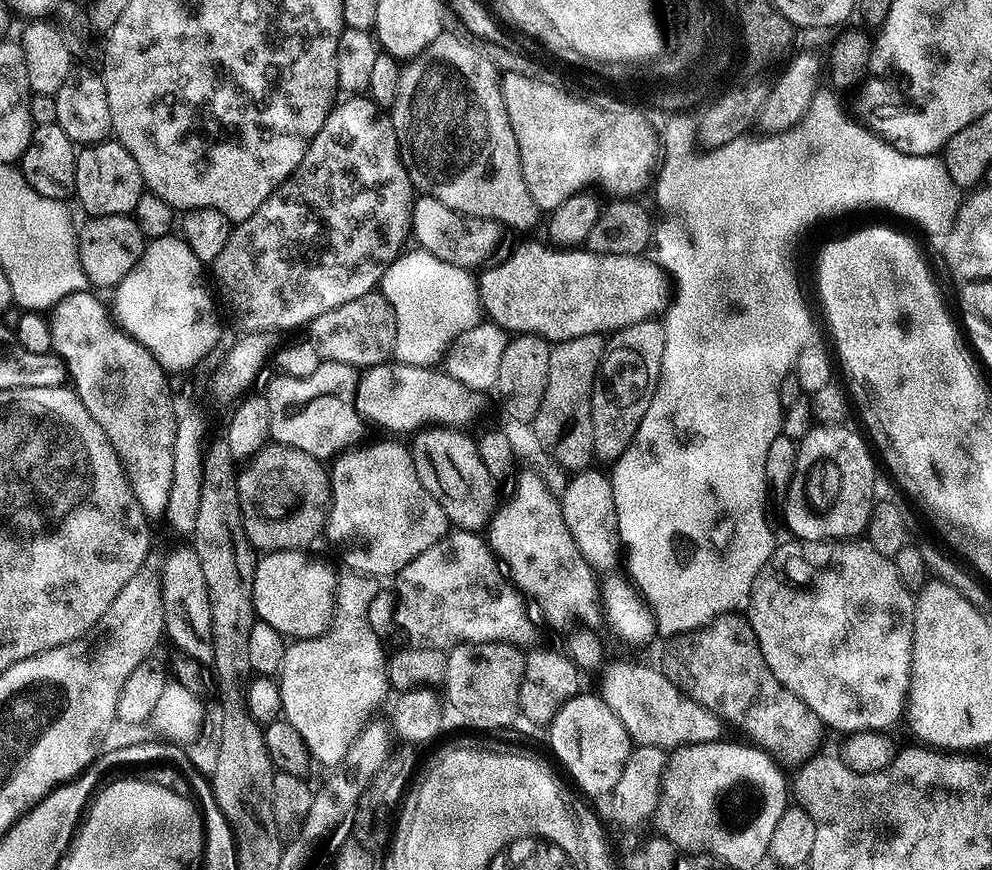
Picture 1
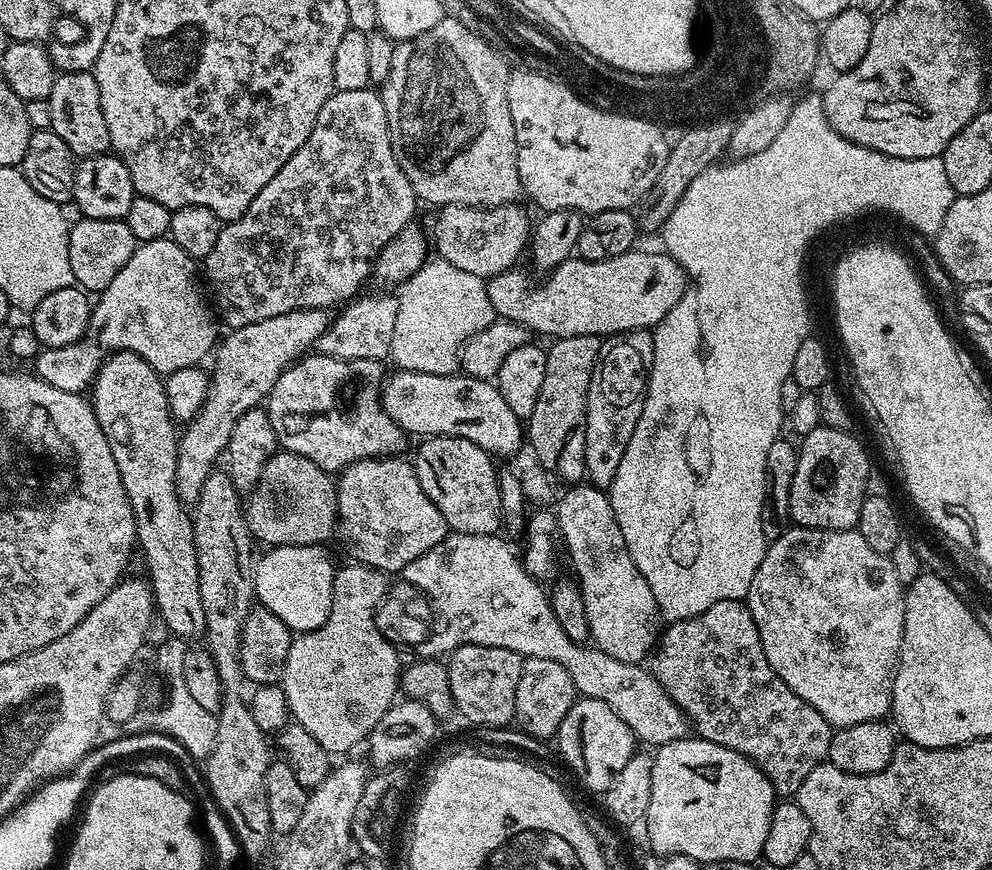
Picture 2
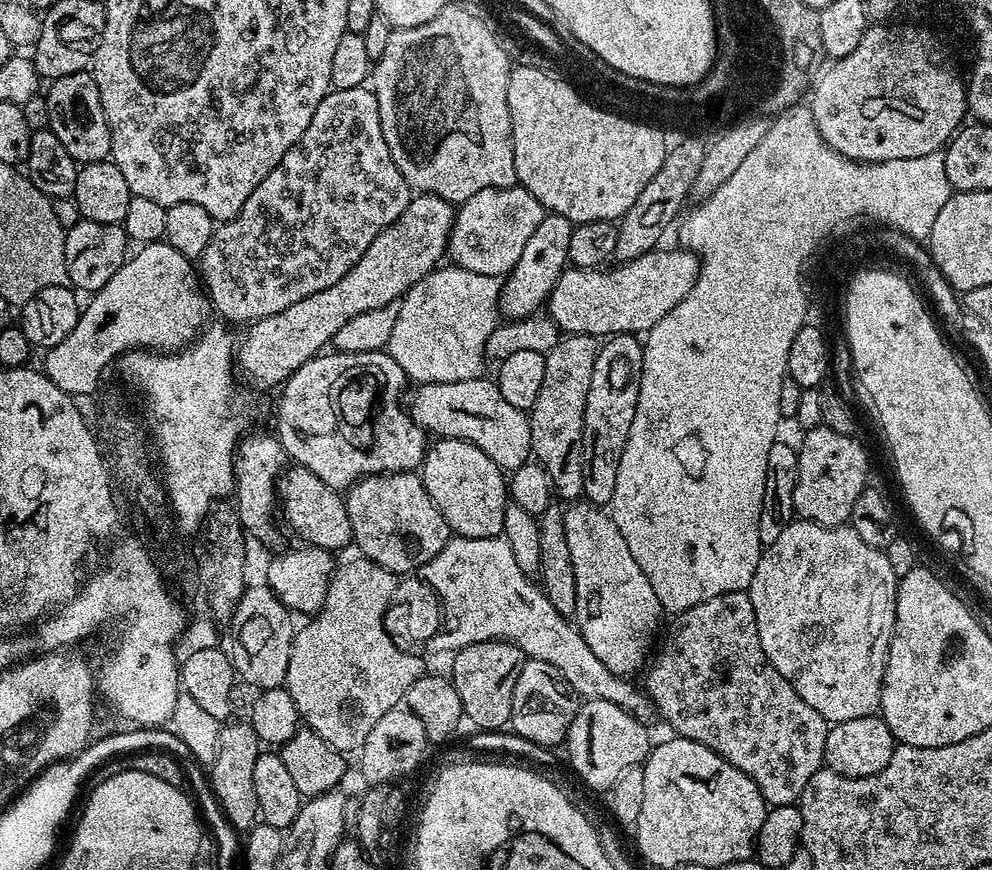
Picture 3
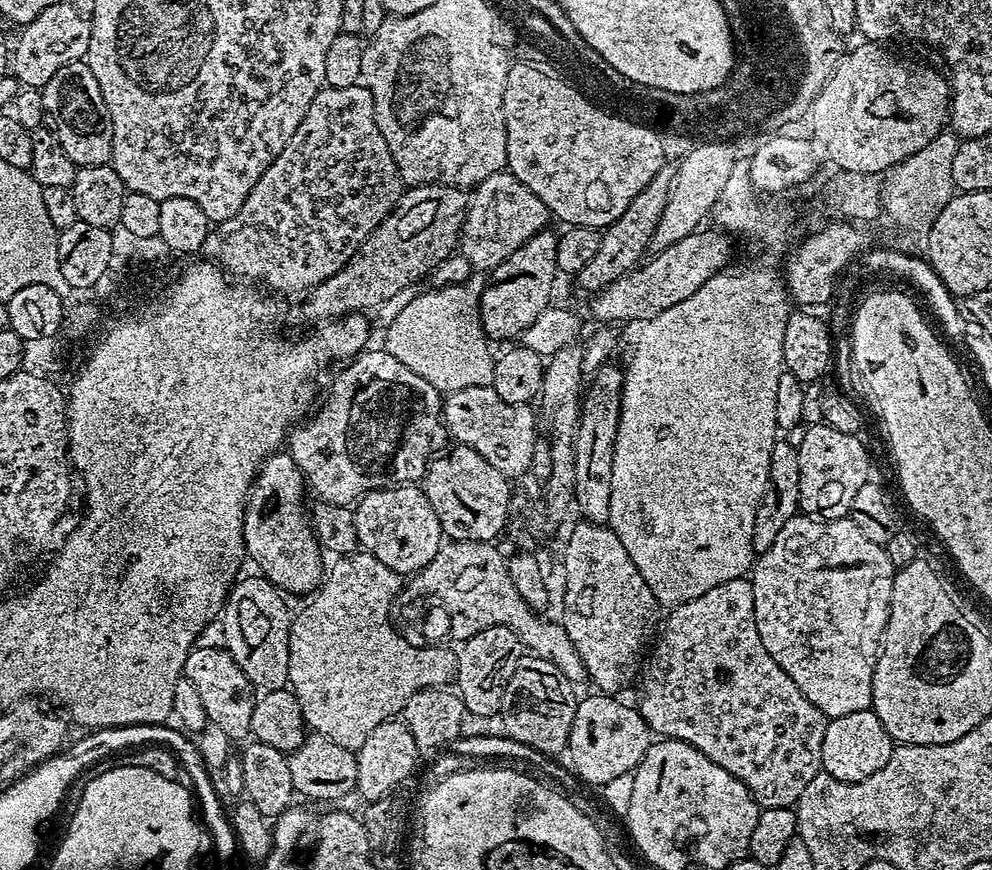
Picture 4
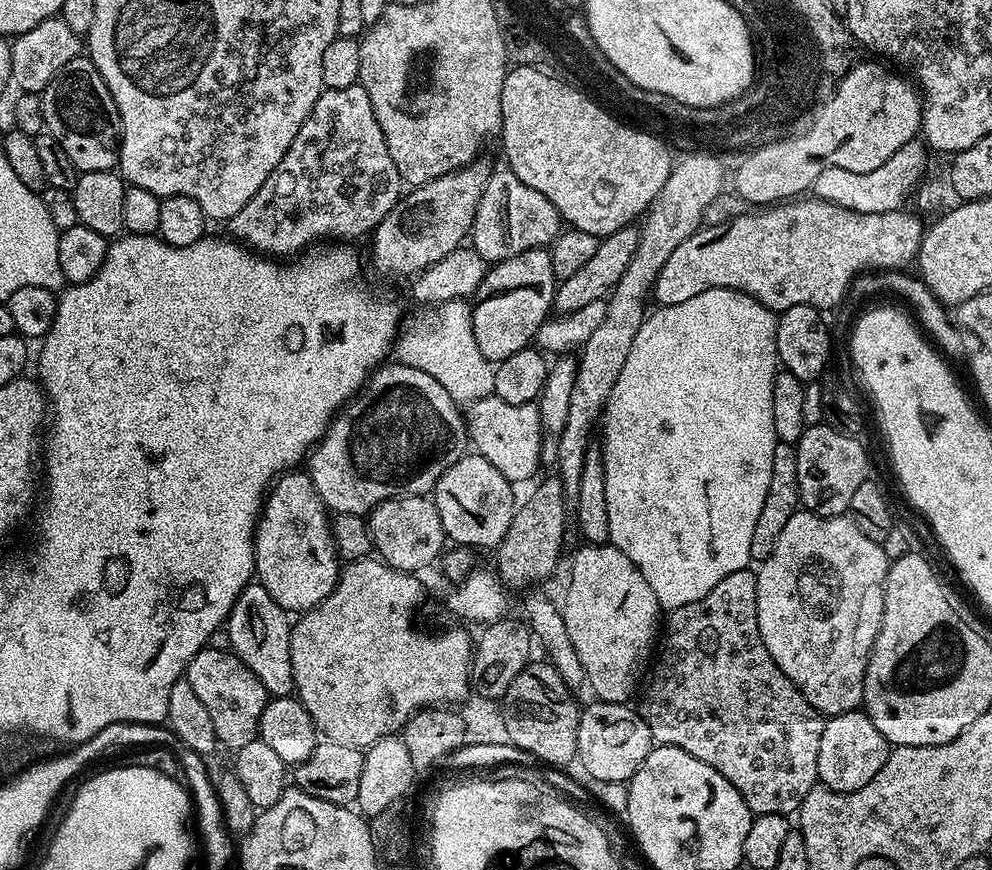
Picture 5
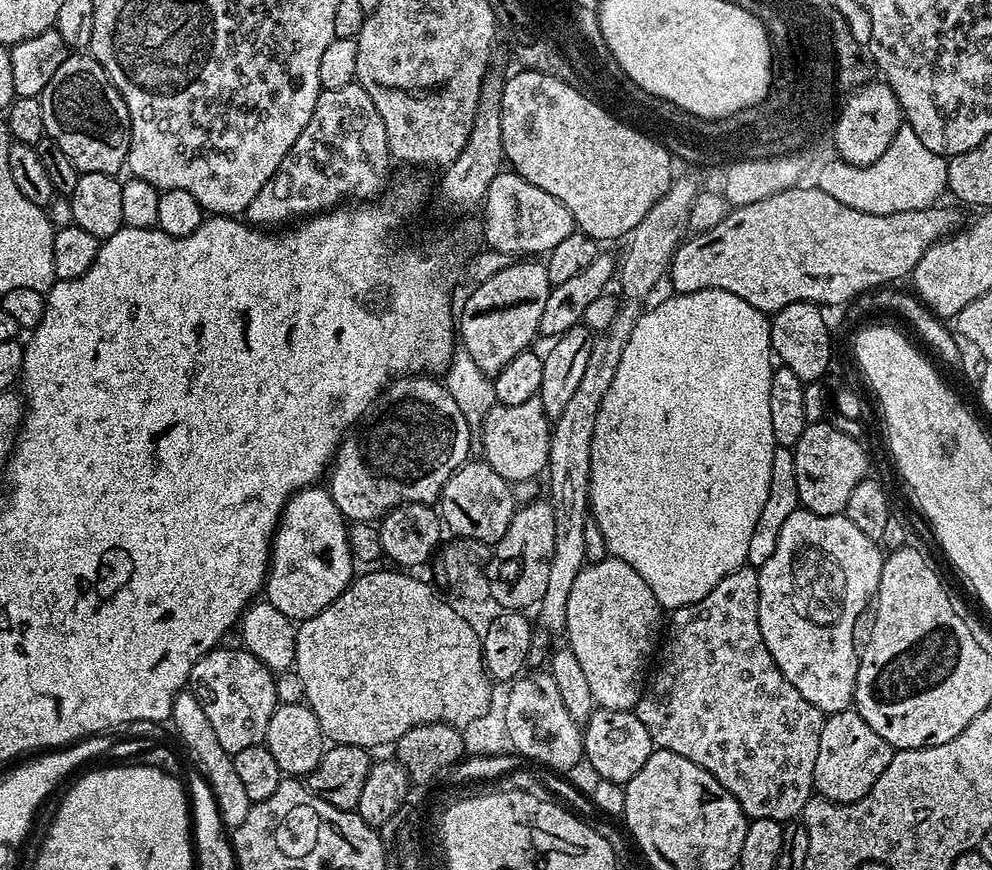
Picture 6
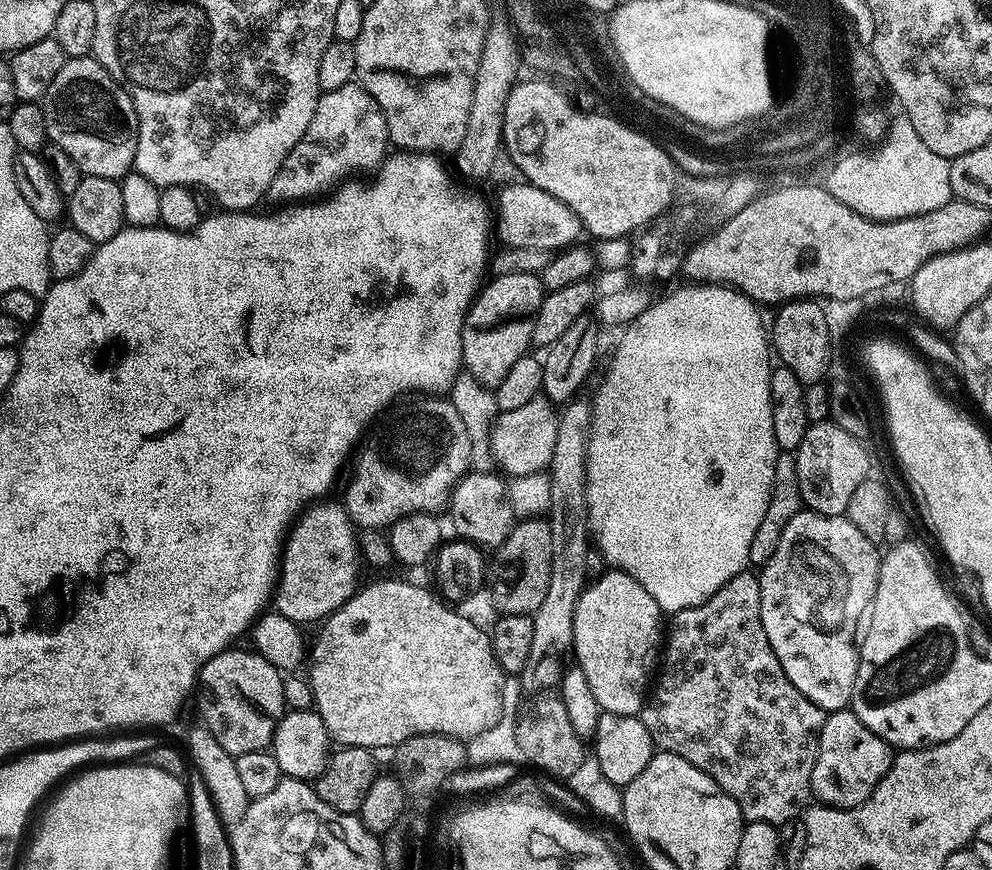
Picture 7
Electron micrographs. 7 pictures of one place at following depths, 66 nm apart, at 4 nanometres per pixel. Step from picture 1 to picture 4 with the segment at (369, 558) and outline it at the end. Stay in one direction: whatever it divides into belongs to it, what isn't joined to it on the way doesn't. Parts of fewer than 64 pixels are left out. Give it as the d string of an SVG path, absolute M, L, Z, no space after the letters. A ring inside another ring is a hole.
M401 484L368 492L354 508L360 548L378 562L401 574L415 574L440 552L442 533L438 514L426 498L423 487Z

